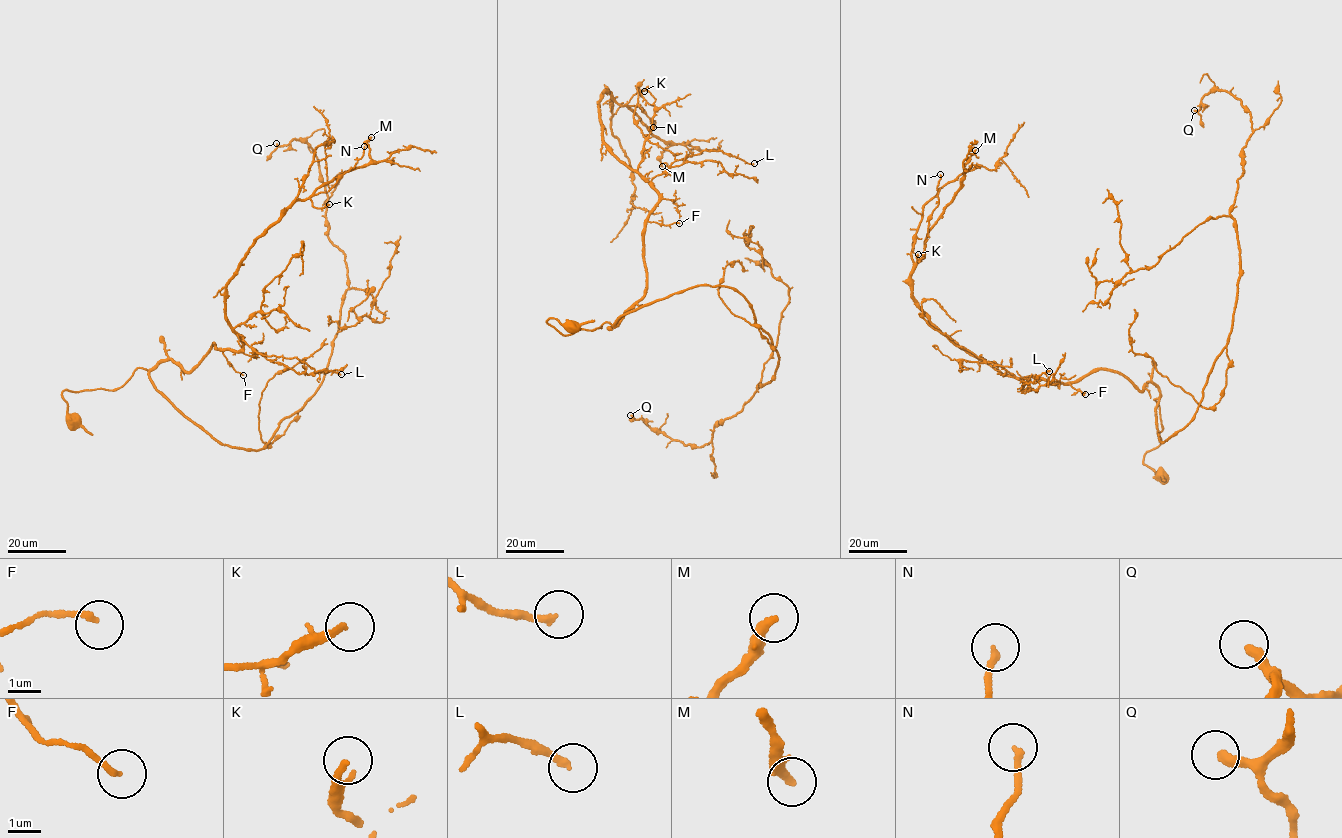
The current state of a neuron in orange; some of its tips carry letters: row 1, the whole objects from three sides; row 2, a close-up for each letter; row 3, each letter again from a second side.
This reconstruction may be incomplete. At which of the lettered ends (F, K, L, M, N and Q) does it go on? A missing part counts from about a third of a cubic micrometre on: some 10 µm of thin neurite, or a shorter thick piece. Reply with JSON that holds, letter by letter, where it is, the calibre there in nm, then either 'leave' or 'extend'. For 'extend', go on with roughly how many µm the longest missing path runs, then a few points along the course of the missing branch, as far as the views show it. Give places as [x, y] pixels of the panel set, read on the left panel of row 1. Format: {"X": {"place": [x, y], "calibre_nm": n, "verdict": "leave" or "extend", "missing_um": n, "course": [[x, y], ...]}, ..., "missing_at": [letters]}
{"F": {"place": [243, 375], "calibre_nm": 170, "verdict": "leave"}, "K": {"place": [329, 204], "calibre_nm": 200, "verdict": "leave"}, "L": {"place": [341, 374], "calibre_nm": 200, "verdict": "extend", "missing_um": 20}, "M": {"place": [371, 137], "calibre_nm": 360, "verdict": "extend", "missing_um": 20}, "N": {"place": [364, 146], "calibre_nm": 190, "verdict": "leave"}, "Q": {"place": [276, 143], "calibre_nm": 320, "verdict": "extend", "missing_um": 50}, "missing_at": ["L", "M", "Q"]}

